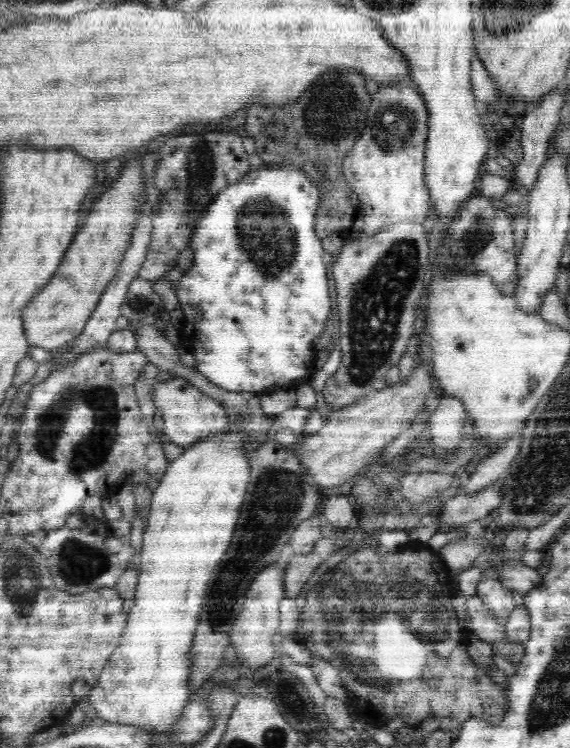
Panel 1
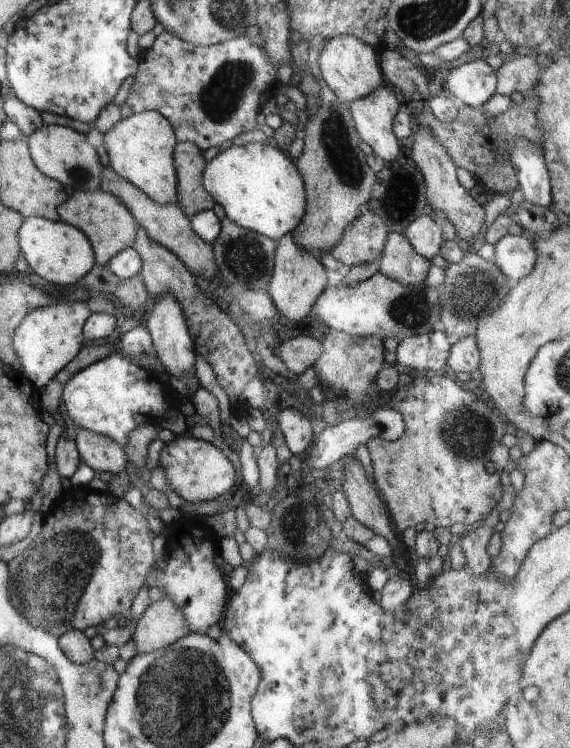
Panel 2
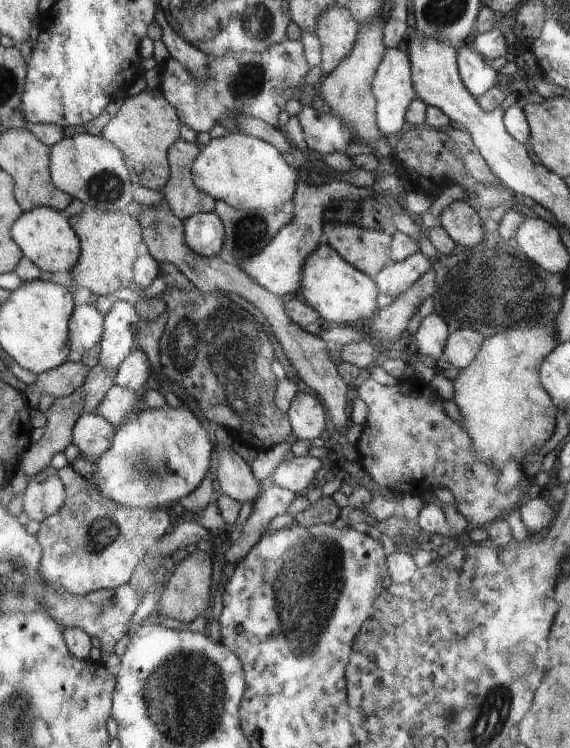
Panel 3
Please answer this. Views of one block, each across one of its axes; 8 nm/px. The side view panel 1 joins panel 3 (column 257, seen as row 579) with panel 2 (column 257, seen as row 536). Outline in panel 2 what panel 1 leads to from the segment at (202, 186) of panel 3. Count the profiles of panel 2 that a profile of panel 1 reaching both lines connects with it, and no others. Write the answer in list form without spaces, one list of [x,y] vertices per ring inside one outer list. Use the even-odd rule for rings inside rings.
[[[235,143],[207,163],[203,186],[231,222],[274,242],[292,233],[303,222],[307,197],[302,176],[294,160],[274,146]]]

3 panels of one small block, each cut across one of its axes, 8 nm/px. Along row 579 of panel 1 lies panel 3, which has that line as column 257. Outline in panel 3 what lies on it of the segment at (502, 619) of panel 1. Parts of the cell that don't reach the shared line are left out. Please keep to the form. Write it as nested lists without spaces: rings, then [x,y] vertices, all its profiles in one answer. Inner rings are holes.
[[[218,445],[217,450],[218,472],[216,472],[216,478],[222,488],[220,494],[224,494],[240,504],[246,502],[252,504],[262,490],[258,489],[259,482],[253,476],[251,466],[231,448],[227,449]]]

